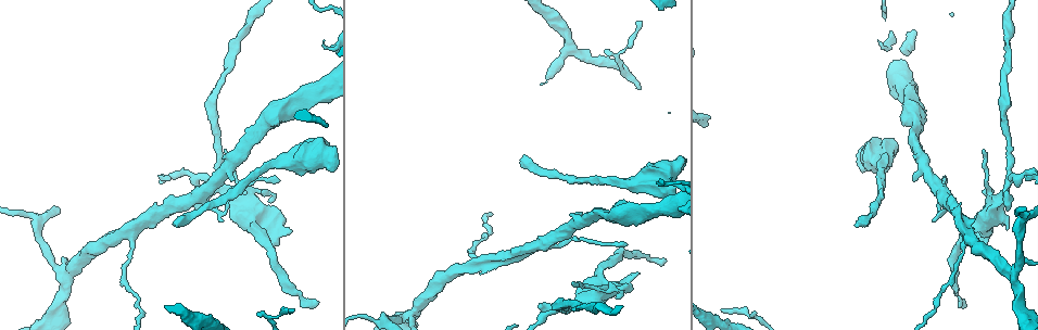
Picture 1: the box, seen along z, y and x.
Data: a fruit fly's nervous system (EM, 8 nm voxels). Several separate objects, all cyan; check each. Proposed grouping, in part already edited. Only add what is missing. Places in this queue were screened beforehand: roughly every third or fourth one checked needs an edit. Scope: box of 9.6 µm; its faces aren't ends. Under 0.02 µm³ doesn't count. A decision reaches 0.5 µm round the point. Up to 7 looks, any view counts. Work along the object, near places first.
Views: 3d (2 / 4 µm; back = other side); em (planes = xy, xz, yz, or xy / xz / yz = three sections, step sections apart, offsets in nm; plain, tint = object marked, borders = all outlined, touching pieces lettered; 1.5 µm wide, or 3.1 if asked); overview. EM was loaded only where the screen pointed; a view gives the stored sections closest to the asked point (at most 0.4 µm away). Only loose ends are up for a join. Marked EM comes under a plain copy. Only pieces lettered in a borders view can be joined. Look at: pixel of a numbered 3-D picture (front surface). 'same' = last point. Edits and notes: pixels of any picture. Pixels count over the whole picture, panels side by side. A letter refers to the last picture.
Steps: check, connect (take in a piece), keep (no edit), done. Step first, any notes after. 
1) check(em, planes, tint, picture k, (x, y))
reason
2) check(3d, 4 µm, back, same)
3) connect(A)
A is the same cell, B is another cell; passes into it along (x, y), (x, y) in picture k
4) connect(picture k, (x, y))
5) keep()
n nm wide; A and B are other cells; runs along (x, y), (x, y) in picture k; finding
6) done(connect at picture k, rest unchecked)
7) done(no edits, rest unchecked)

check(3d, 4 µm, picture 1, (661, 263))
long arm stops here

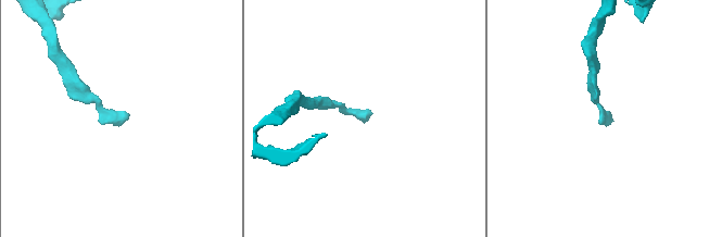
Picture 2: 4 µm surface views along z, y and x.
check(em, planes, borders, picture 2, (365, 115))

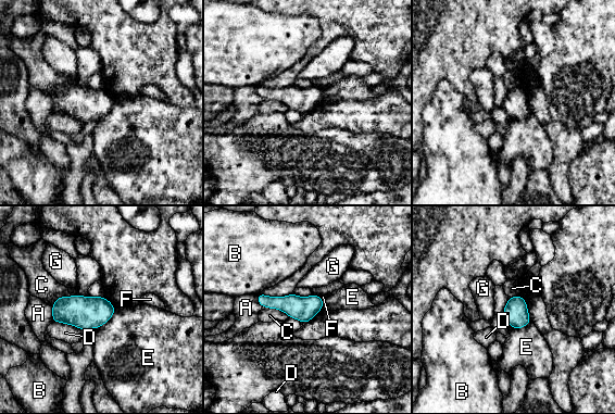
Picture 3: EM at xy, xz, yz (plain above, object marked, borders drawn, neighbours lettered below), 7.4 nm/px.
keep()
190 nm wide; A, B, C, D, E, F and G are other cells; border along (115, 308), (114, 314), (98, 329) in picture 3; none of them fits

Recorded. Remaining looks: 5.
check(em, xz, step 8, tint, picture 1, (175, 224))

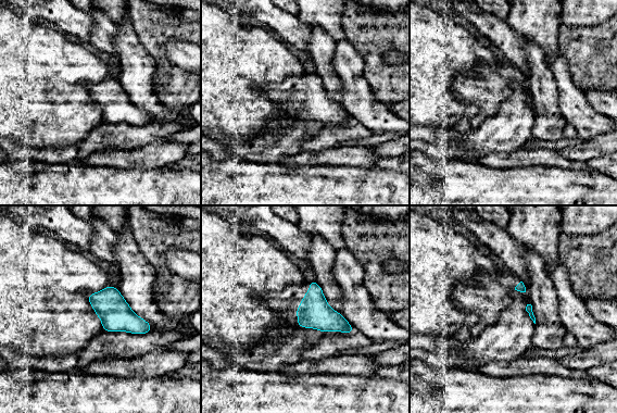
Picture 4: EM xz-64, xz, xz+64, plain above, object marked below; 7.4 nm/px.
check(em, xz, step 8, borders, same)
see the neighbours

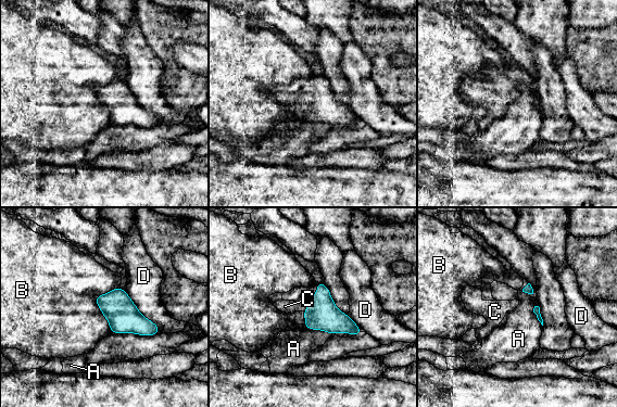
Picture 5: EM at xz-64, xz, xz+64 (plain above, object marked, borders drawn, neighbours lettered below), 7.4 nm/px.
connect(C)
D touches over 400 nm; C is the same cell, A, B and D are other cells; it goes on there

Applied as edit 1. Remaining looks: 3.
check(3d, 4 µm, picture 1, (751, 314))
tapers out

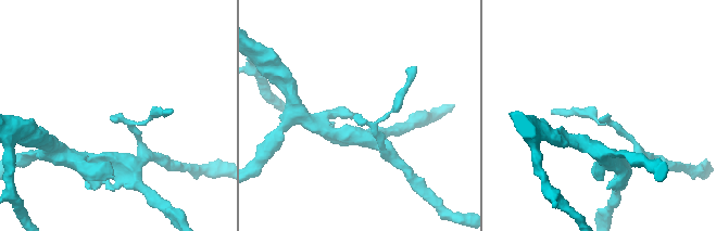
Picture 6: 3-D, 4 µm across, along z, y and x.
check(em, xy, step 8, borders, picture 6, (600, 118))
now the EM

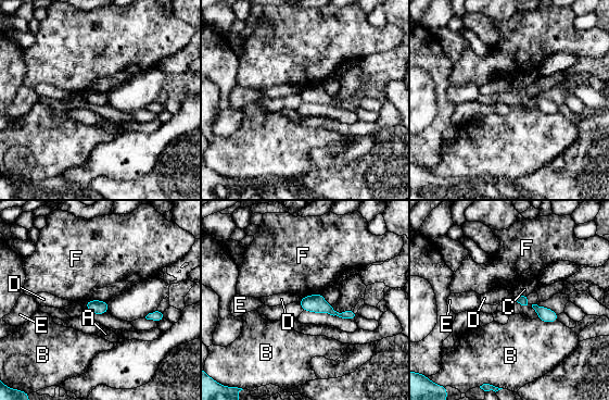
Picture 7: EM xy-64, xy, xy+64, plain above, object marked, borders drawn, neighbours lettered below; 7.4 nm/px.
keep()
110 nm wide; F touches over 180 nm; A, B, C, D, E and F are other cells; no lettered piece goes on from it

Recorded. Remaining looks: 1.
done(connect at picture 5, rest unchecked)

